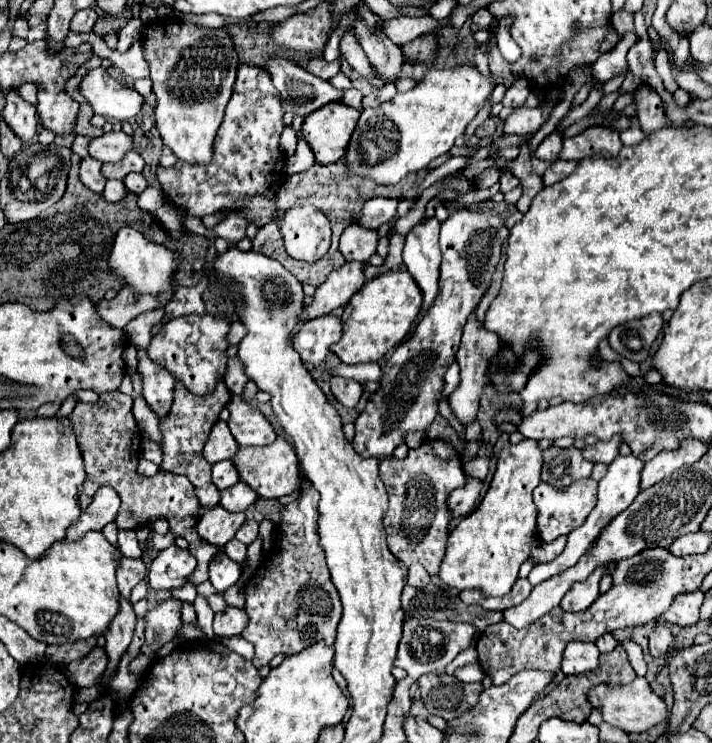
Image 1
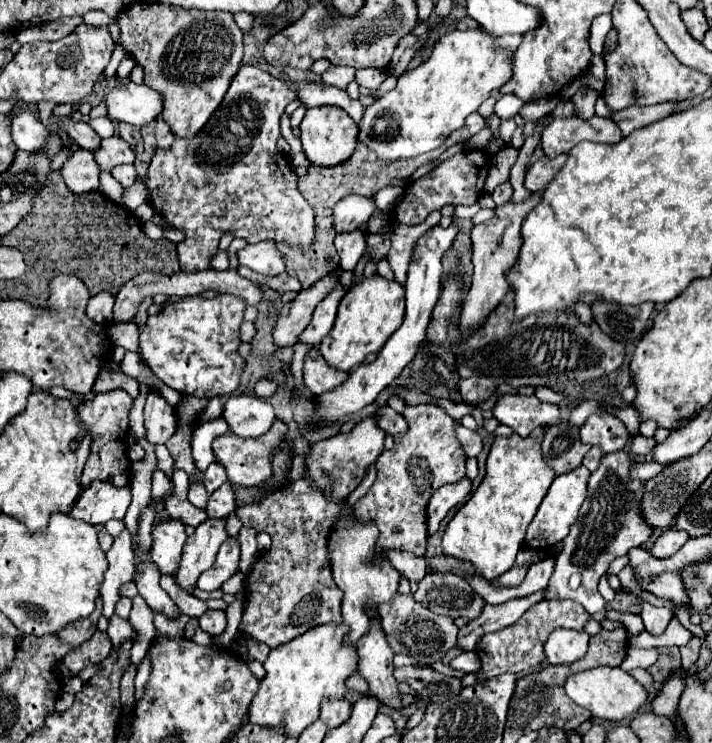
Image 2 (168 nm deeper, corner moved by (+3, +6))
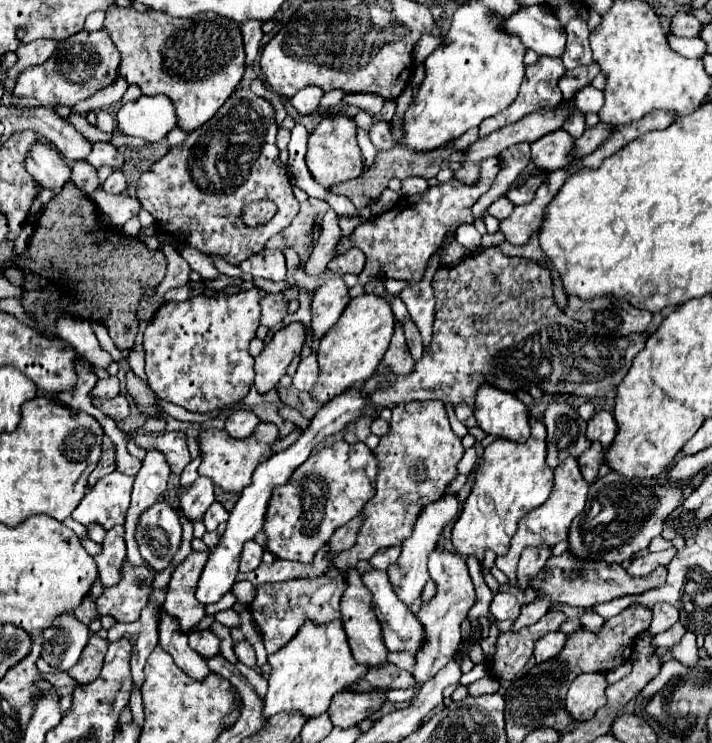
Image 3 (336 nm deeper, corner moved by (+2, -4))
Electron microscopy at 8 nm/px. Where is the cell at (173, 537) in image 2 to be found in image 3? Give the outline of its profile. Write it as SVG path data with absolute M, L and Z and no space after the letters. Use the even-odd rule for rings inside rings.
M155 501L139 515L135 541L141 557L155 569L165 569L181 543L181 521L175 507L167 501Z

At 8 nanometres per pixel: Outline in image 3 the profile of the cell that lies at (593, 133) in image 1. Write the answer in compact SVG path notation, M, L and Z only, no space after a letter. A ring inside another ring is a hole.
M561 129L543 135L541 139L531 143L531 161L539 169L555 171L571 163L571 151L573 151L573 137Z

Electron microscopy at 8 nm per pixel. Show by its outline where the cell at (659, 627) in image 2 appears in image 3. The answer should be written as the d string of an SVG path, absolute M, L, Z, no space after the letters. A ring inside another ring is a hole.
M657 603L657 607L653 607L653 623L649 627L651 635L659 635L667 631L677 619L679 619L679 611L673 605Z

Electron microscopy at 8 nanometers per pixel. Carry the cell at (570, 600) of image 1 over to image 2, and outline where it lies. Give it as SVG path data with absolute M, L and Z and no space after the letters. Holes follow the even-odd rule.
M626 451L610 453L610 455L602 457L600 467L590 475L588 497L586 497L584 505L580 507L580 515L578 515L576 525L572 525L568 537L564 539L562 553L556 557L556 569L554 569L552 581L546 587L546 599L570 599L570 601L580 603L590 615L602 613L606 609L606 601L598 593L600 577L608 571L608 565L616 557L626 555L628 549L640 547L642 543L646 543L650 539L652 529L642 521L640 509L638 509L638 503L640 503L640 497L642 497L642 481L630 479L630 475L628 475L630 465L632 465L632 459L630 459L630 455Z

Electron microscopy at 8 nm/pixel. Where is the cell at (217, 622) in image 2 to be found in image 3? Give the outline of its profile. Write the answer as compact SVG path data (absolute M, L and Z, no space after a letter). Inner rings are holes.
M209 629L191 631L189 633L189 647L193 647L193 651L197 651L201 657L209 659L219 653L219 639Z

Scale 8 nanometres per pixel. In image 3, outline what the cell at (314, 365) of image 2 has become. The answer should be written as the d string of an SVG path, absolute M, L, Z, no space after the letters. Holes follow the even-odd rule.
M311 353L309 357L299 361L299 367L297 367L295 375L293 375L293 387L297 387L299 391L311 391L313 381L317 381L317 375L319 375L317 359Z

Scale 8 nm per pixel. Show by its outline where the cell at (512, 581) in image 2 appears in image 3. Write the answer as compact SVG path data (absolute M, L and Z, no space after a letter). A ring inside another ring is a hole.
M541 545L541 547L527 547L521 553L519 559L519 585L523 589L527 589L529 579L533 579L533 575L537 575L537 571L541 571L545 567L545 561L551 557L551 545Z

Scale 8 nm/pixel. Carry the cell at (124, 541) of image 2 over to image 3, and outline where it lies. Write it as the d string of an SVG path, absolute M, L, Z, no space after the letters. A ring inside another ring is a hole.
M117 525L105 533L105 539L101 541L103 551L95 555L95 563L99 569L99 577L103 587L109 587L117 583L121 575L121 561L125 559L125 541L123 541L125 529L123 525Z

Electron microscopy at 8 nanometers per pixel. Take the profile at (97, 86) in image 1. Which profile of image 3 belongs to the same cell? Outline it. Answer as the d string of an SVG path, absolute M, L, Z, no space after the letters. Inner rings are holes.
M141 95L137 101L125 103L117 113L117 127L123 135L143 137L151 143L165 139L175 125L175 107L165 95Z

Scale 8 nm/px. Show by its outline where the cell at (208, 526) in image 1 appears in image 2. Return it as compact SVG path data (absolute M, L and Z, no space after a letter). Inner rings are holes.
M206 519L186 539L184 557L176 571L176 583L186 591L192 591L202 571L206 571L216 557L218 547L228 539L226 519Z

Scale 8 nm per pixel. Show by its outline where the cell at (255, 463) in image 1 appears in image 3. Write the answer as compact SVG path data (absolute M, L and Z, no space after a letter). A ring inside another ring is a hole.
M259 423L253 431L253 435L245 439L233 439L227 431L223 429L205 429L199 433L199 455L201 455L201 465L199 465L199 475L209 477L217 487L223 491L243 491L251 483L251 475L255 467L259 465L259 459L271 449L271 445L277 441L279 431L273 423Z

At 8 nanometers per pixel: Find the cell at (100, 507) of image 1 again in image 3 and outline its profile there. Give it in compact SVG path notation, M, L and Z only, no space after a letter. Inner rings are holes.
M113 471L87 491L71 517L81 525L99 523L105 529L123 525L131 503L133 481L135 477Z

